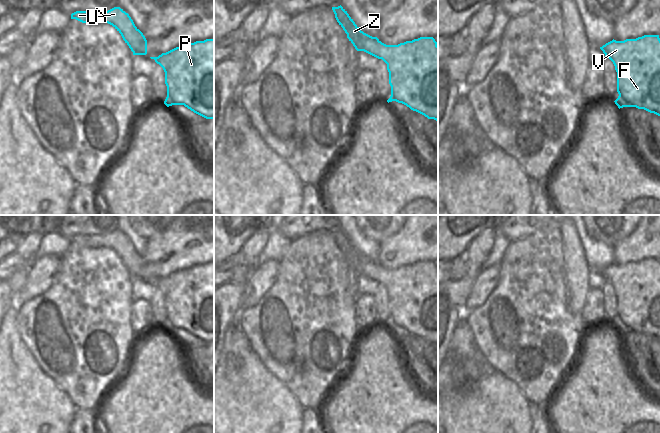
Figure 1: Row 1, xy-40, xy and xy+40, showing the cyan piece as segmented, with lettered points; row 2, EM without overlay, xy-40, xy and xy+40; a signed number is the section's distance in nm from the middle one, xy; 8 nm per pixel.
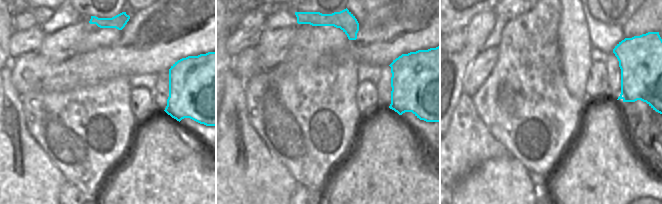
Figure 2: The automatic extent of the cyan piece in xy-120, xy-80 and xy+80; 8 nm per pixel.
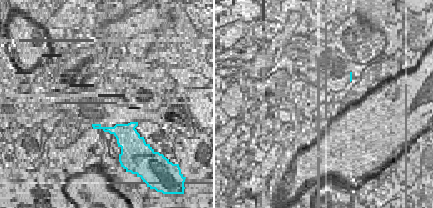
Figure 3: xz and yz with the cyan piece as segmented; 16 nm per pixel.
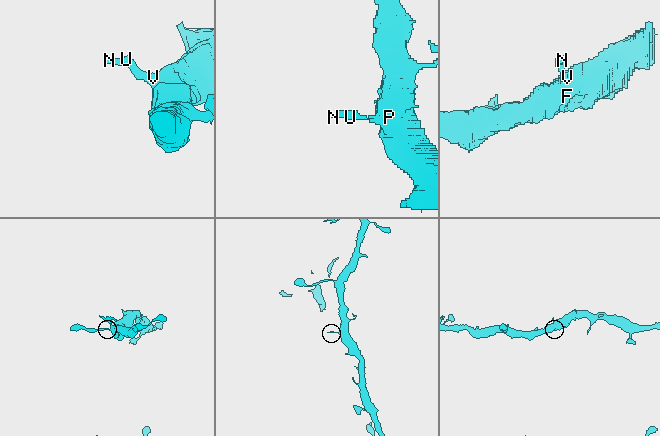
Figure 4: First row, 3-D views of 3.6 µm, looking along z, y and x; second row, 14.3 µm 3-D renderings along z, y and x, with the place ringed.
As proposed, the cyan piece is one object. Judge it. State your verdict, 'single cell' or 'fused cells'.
single cell

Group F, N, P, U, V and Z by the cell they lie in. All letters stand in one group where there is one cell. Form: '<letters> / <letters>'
F N P U V Z

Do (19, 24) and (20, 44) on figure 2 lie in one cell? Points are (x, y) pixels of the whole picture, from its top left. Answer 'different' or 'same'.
different

